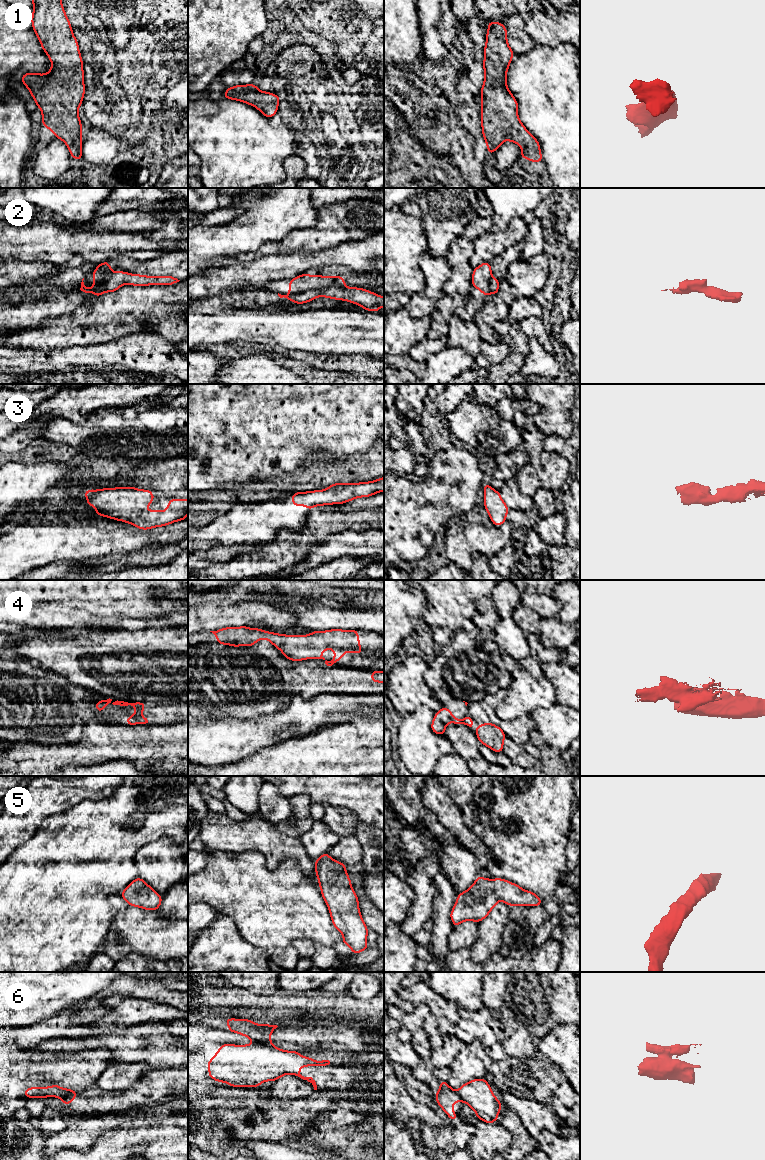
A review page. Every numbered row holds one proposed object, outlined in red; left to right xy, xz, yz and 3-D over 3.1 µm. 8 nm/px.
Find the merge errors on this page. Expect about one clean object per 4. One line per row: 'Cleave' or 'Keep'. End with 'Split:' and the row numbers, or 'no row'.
1: Keep
2: Cleave
3: Keep
4: Cleave
5: Keep
6: Cleave
Split: 2, 4, 6

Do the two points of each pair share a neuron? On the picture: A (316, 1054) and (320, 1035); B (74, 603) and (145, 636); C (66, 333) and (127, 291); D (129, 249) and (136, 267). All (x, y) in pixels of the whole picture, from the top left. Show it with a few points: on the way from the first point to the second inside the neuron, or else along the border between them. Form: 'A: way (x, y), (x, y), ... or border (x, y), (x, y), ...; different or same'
A: border (297, 1051), (301, 1049), (324, 1049), (332, 1056); different
B: border (103, 627), (115, 628); different
C: way (90, 335), (126, 328), (136, 318), (136, 315); same
D: border (156, 257), (134, 260), (117, 256), (110, 260); different

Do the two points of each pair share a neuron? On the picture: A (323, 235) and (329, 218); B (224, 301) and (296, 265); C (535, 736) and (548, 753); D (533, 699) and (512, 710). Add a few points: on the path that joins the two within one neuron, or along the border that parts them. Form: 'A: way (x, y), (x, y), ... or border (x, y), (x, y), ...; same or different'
A: way (327, 231), (329, 229), (329, 222); same
B: border (238, 289), (215, 295); different
C: way (537, 740), (545, 749); same
D: way (528, 699), (523, 699), (517, 705); same

